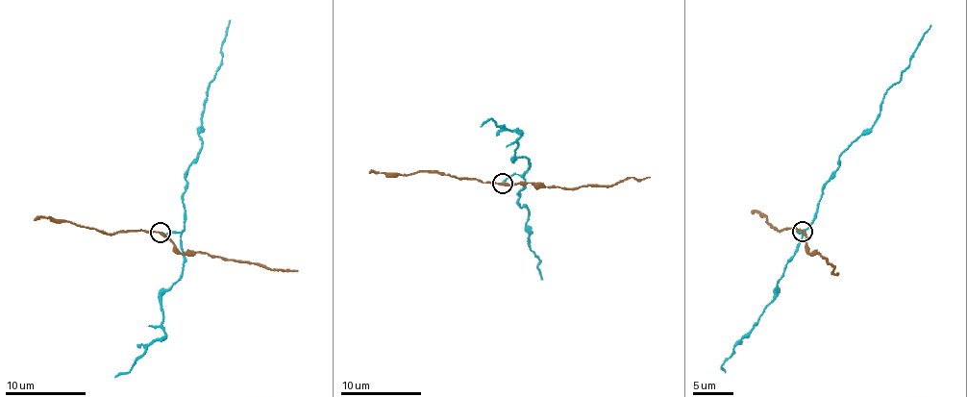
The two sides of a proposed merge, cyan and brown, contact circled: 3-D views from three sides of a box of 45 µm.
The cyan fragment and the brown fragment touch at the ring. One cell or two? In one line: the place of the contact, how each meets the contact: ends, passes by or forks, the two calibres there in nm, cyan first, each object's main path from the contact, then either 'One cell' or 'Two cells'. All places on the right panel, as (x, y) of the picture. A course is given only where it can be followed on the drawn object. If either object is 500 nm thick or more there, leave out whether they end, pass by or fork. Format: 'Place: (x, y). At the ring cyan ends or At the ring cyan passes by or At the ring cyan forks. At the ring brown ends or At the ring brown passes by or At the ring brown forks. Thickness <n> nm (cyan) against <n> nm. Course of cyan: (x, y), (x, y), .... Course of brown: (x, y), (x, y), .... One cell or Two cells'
Place: (803, 232). At the ring cyan ends. At the ring brown passes by. Thickness 170 nm (cyan) against 220 nm. Course of cyan: (802, 231), (838, 167), (838, 156), (872, 127), (885, 91), (901, 79), (930, 25). Course of brown: (802, 231), (808, 252), (820, 253), (828, 260), (828, 263), (834, 266), (831, 273), (836, 276). Two cells

